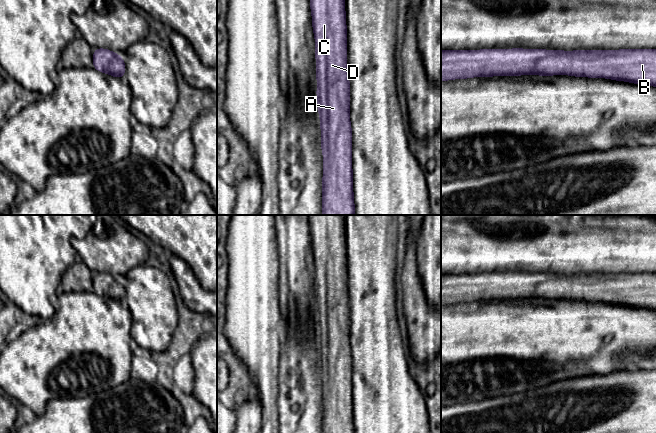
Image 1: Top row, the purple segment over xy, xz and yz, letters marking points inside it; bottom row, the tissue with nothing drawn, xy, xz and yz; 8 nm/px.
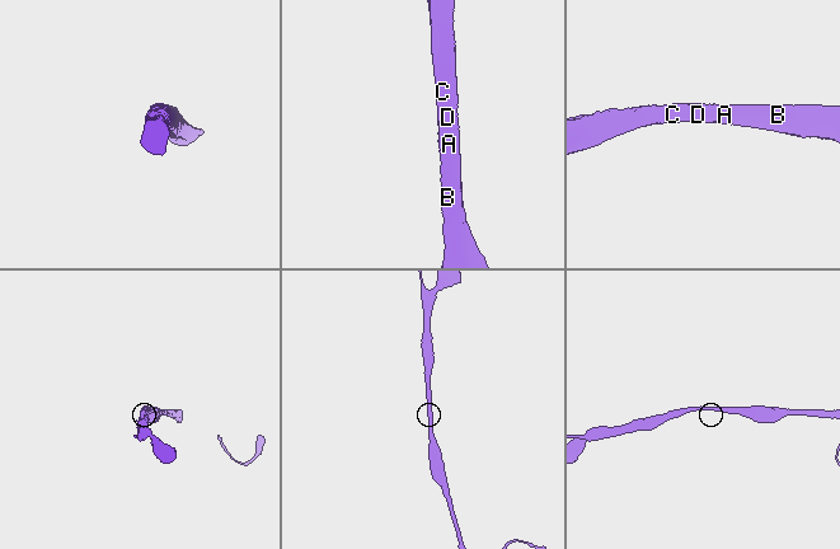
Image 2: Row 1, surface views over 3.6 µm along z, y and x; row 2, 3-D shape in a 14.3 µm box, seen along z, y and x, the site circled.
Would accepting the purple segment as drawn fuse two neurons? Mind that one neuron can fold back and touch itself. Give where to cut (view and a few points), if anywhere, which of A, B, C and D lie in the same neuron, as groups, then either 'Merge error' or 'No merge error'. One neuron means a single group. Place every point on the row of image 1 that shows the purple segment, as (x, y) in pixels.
No split. Groups: A B C D. No merge error

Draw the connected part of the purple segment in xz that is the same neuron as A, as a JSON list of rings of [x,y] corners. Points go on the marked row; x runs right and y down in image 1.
[[[310,0],[323,155],[322,215],[355,215],[345,0]]]

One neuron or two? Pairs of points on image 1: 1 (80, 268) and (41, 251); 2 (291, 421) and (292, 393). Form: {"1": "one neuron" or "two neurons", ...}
{"1": "two neurons", "2": "one neuron"}

